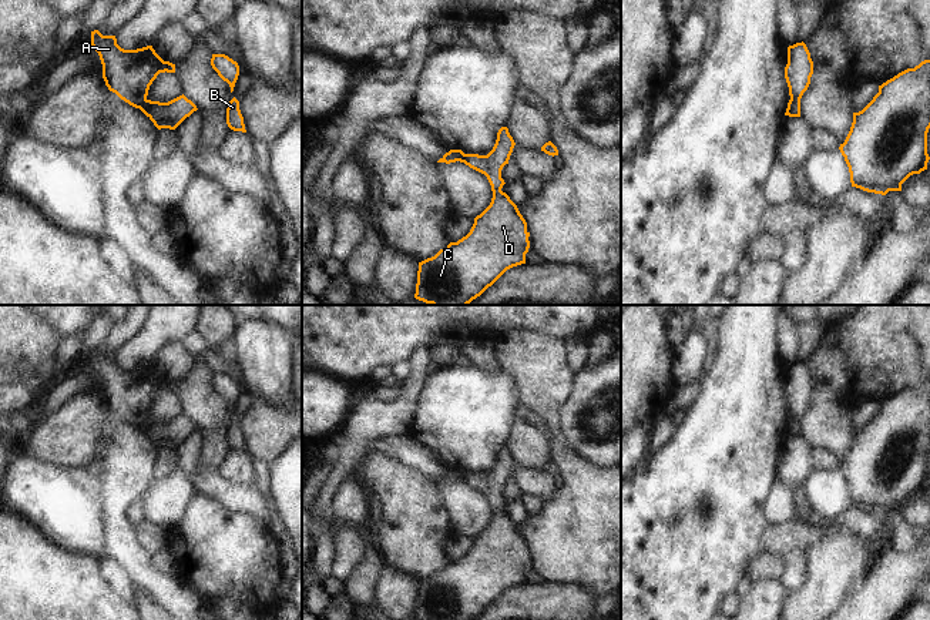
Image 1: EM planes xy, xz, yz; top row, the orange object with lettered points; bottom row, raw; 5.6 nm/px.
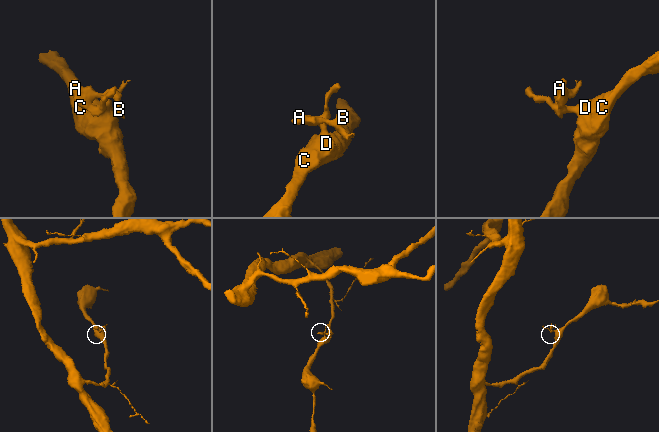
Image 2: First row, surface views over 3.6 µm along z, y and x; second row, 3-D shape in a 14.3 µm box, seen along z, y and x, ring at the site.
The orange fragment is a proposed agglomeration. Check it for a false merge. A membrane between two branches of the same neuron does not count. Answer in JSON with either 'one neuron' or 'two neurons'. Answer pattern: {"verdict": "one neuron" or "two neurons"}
{"verdict": "two neurons"}

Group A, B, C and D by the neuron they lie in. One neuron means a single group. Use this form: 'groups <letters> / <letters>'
groups A B / C D

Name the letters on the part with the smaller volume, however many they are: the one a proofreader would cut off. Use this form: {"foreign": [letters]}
{"foreign": ["A", "B"]}

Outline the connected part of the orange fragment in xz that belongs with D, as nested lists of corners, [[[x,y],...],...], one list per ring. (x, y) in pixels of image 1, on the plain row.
[[[501,446],[487,475],[464,473],[463,482],[484,493],[491,505],[490,525],[474,537],[470,552],[434,576],[419,582],[414,617],[419,620],[473,620],[507,589],[526,583],[530,567],[527,542],[501,510],[501,489],[516,462]]]

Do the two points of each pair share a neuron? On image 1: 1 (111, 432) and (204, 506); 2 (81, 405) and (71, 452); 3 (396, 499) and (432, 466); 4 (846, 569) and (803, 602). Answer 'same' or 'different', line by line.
1: different
2: same
3: different
4: same

